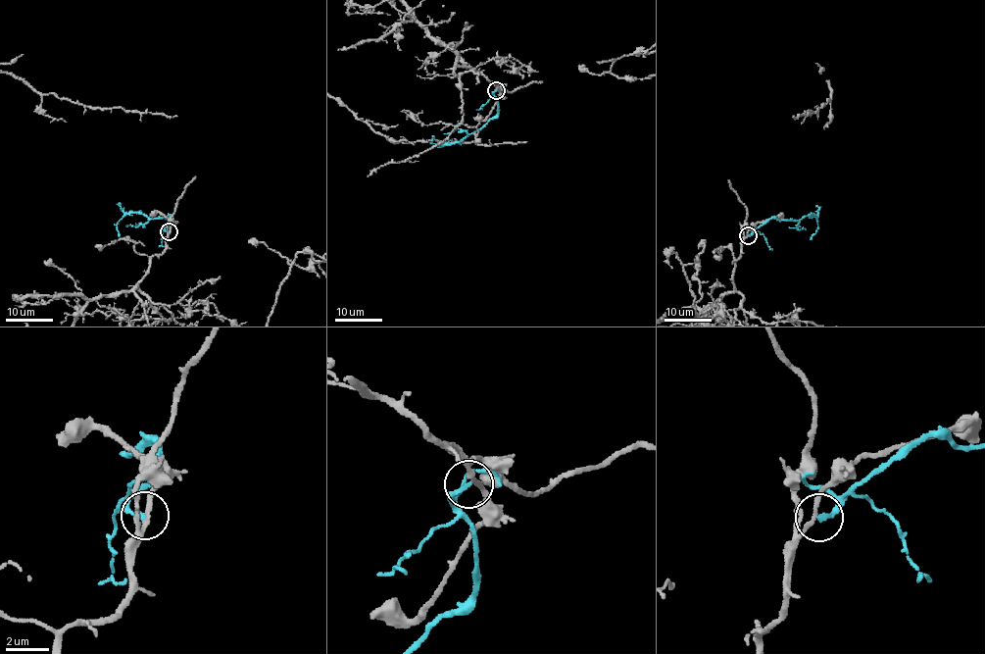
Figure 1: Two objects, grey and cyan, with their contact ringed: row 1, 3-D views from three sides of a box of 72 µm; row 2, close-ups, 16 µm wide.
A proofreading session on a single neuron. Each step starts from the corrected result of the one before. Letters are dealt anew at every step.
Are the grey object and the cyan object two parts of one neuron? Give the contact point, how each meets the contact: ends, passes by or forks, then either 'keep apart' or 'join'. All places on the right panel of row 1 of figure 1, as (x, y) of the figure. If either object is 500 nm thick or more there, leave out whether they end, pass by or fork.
(748, 235) | grey passes by | cyan ends | keep apart

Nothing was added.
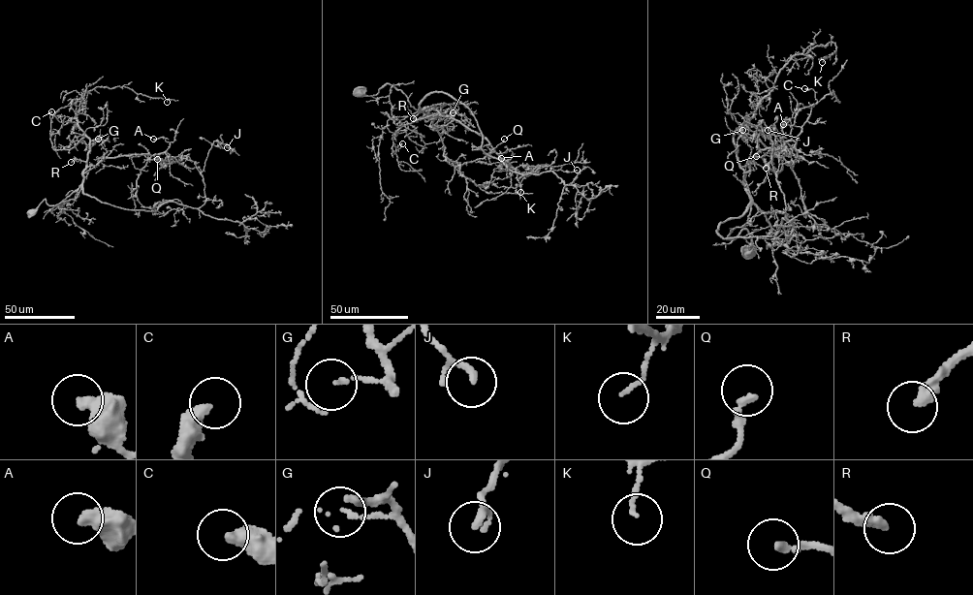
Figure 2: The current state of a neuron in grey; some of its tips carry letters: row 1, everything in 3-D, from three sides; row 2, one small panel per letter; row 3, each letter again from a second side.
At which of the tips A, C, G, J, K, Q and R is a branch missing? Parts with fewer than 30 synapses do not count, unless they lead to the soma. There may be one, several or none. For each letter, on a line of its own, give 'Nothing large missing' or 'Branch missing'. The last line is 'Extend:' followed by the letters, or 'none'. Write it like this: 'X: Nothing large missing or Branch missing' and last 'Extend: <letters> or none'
A: Nothing large missing
C: Nothing large missing
G: Nothing large missing
J: Nothing large missing
K: Nothing large missing
Q: Nothing large missing
R: Branch missing
Extend: R

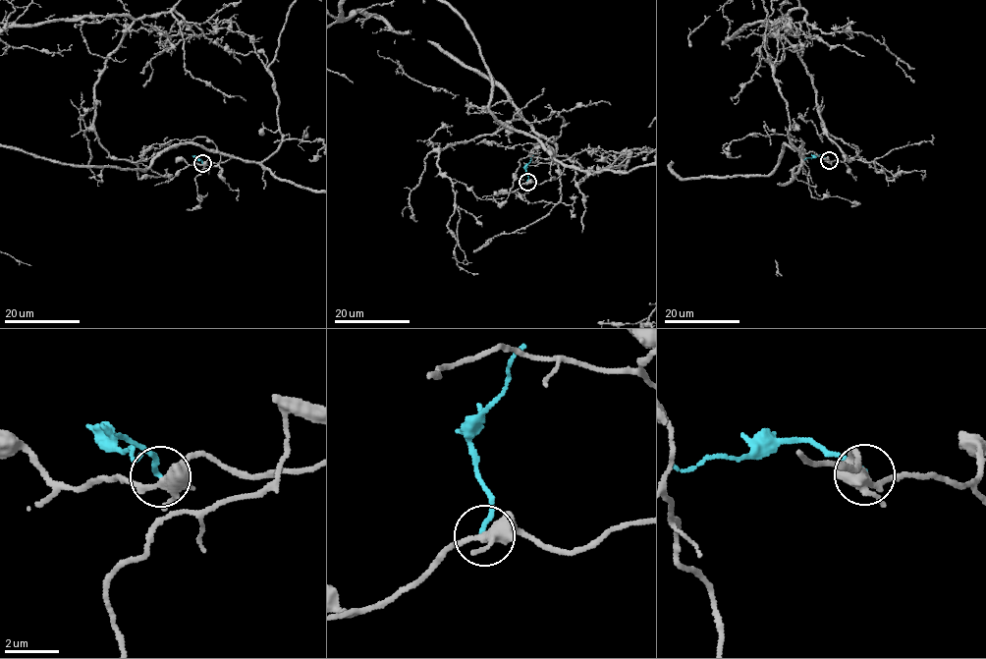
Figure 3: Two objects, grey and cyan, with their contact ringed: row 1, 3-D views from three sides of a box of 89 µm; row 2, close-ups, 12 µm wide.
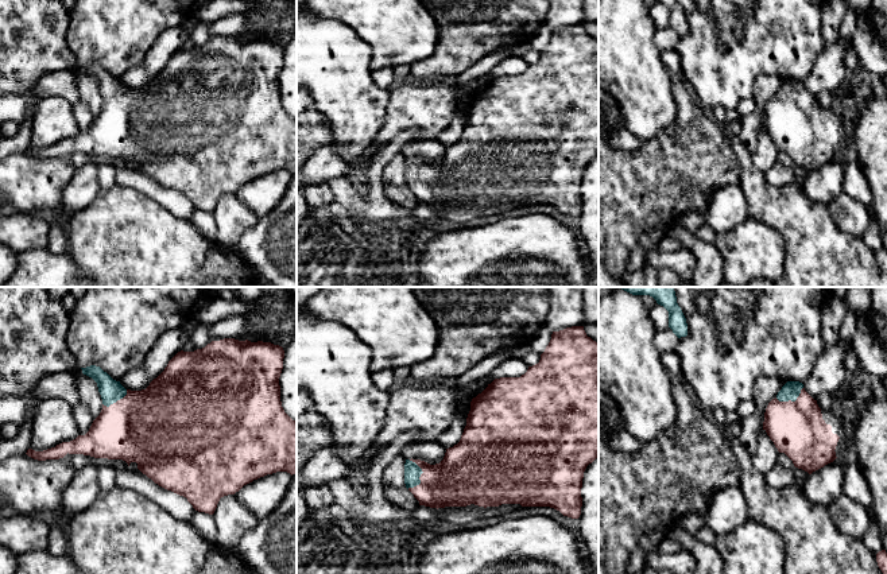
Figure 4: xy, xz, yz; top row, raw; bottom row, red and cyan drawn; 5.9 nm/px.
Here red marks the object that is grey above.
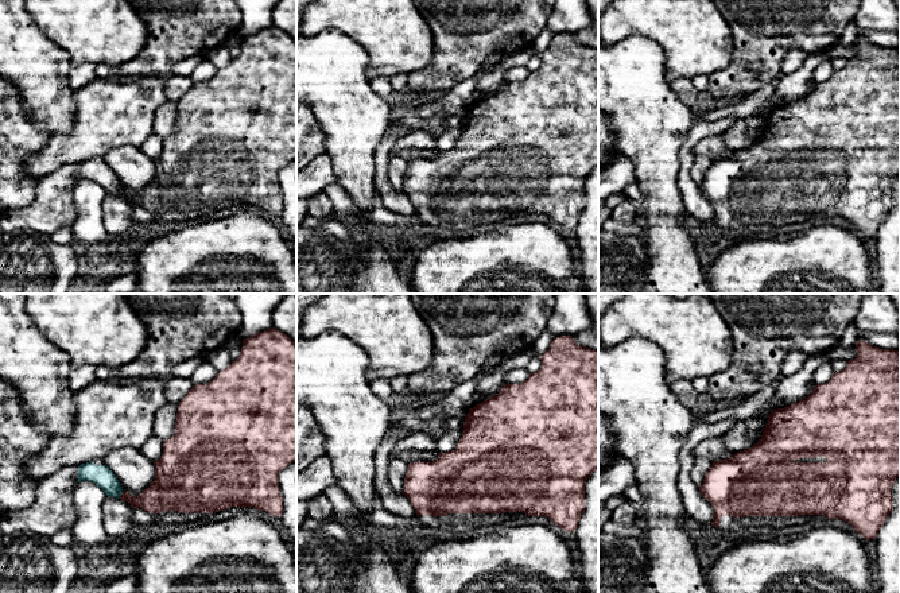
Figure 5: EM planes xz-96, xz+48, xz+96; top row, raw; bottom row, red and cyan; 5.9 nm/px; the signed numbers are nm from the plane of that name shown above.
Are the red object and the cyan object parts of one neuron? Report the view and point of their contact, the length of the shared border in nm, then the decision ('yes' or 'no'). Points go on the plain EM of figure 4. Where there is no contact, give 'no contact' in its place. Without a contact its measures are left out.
xz (422, 171) | 180 nm | yes

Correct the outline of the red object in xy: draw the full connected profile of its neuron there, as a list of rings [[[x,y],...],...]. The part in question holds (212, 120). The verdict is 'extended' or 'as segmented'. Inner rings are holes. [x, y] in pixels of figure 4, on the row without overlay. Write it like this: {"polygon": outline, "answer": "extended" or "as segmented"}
{"polygon": [[[235,36],[212,39],[205,46],[197,47],[194,50],[178,50],[169,59],[164,69],[156,77],[154,77],[146,88],[142,89],[125,88],[120,82],[120,79],[113,78],[100,65],[90,63],[86,66],[81,66],[84,73],[92,75],[97,81],[98,90],[102,97],[102,108],[100,113],[93,119],[89,129],[85,133],[78,133],[70,140],[62,140],[55,146],[43,150],[35,150],[32,147],[28,147],[26,152],[38,159],[59,158],[69,151],[90,154],[94,156],[123,158],[128,162],[128,164],[131,160],[136,160],[137,167],[148,177],[151,177],[155,182],[179,194],[186,195],[195,209],[213,213],[221,195],[235,193],[244,183],[252,181],[253,178],[276,170],[287,170],[291,174],[297,172],[297,120],[284,110],[280,100],[279,75],[283,67],[283,57],[283,46],[271,40],[251,40],[248,38],[239,39]]], "answer": "extended"}

